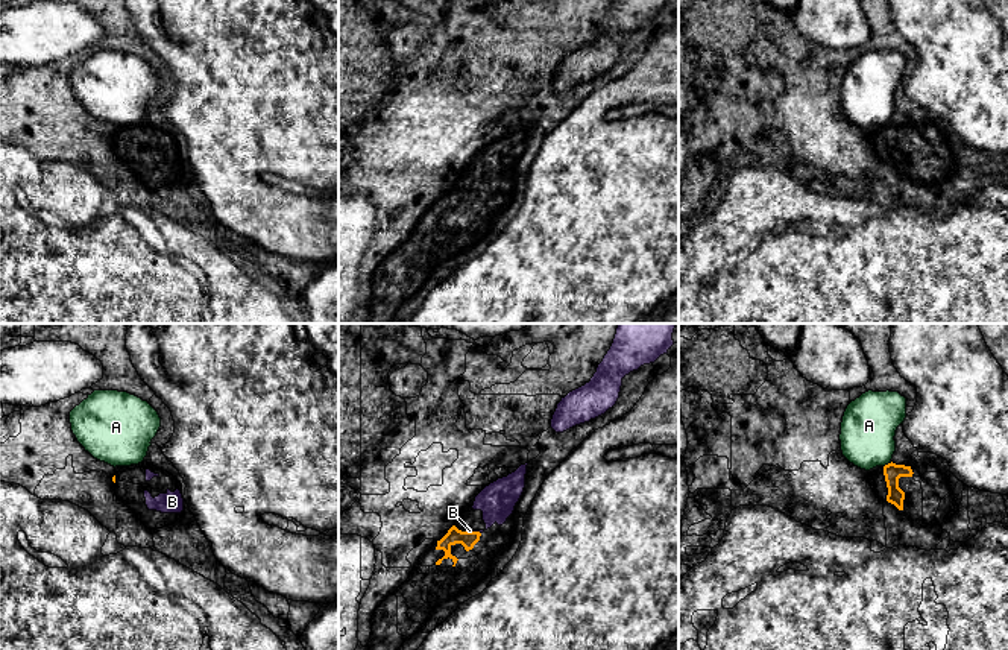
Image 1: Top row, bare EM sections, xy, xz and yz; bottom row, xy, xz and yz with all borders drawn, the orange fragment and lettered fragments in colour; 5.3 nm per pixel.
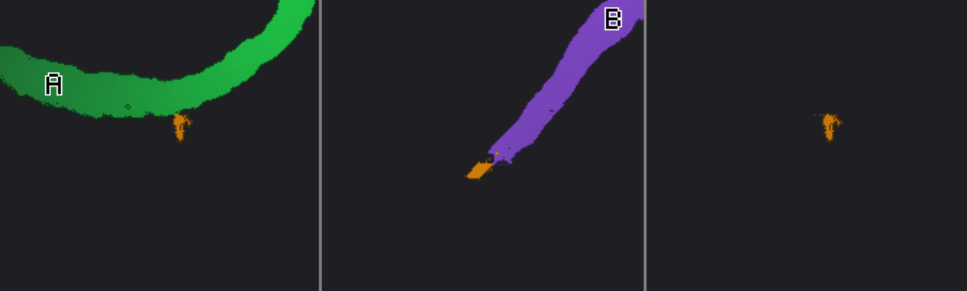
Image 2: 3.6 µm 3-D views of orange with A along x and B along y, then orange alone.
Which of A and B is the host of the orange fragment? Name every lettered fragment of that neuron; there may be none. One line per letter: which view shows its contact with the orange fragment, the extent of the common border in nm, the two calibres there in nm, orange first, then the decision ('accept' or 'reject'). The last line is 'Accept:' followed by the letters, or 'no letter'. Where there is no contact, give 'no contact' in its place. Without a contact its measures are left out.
A: yz | 50 nm | 90/300 nm | reject
B: xz | 70 nm | 90/20 nm | accept
Accept: B

